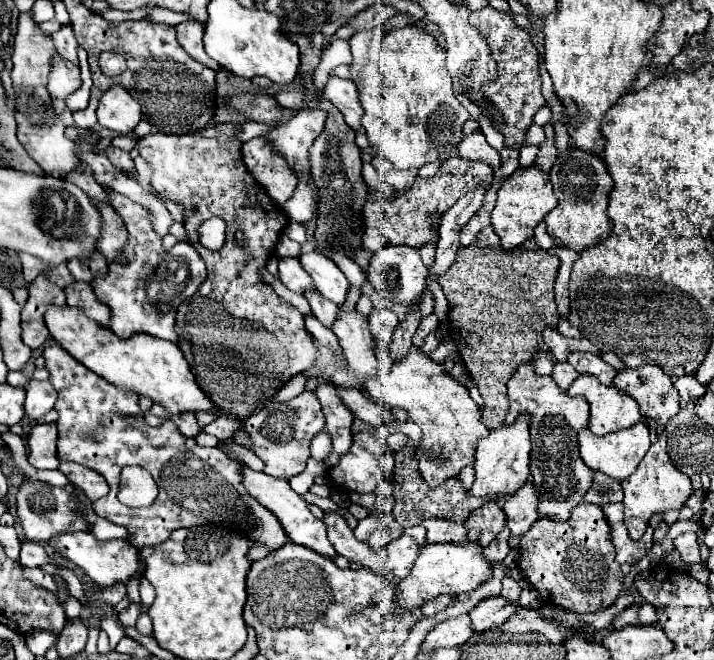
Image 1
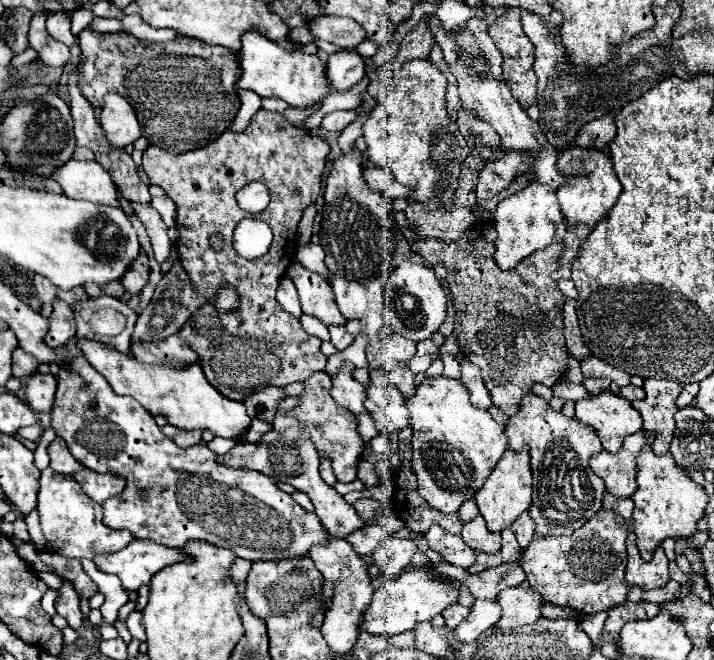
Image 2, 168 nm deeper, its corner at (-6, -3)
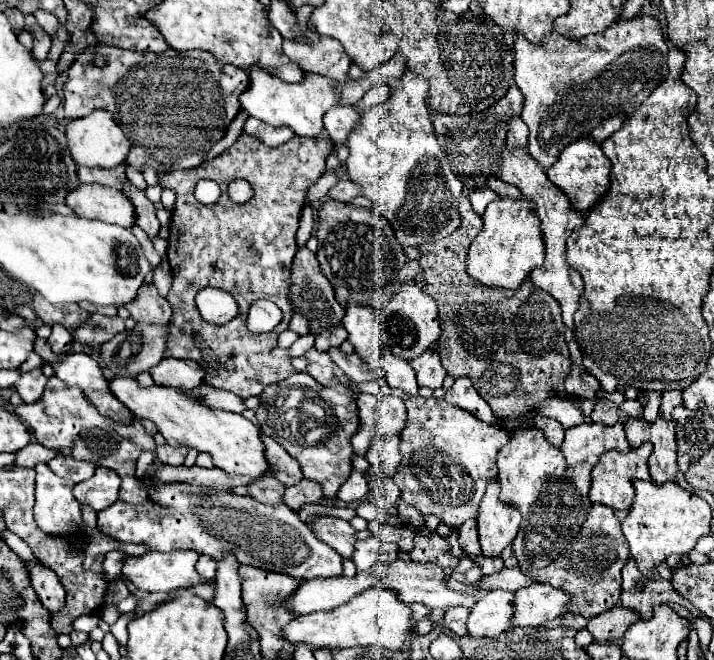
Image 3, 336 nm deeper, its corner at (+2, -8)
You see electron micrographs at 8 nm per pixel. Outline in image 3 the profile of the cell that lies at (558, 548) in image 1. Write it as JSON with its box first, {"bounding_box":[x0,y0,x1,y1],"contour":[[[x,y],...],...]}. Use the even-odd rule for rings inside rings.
{"bounding_box":[524,503,630,619],"contour":[[[596,503],[592,505],[580,535],[574,539],[570,555],[558,557],[544,569],[528,569],[524,573],[538,579],[540,583],[562,583],[560,589],[572,597],[568,609],[586,619],[592,619],[620,603],[620,571],[628,559],[630,549],[626,537],[622,535],[620,521],[610,507]]]}

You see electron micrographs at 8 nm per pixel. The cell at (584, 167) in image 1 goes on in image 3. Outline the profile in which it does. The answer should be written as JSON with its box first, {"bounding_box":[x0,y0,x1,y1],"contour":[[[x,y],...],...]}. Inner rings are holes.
{"bounding_box":[546,137,610,211],"contour":[[[580,137],[562,149],[556,165],[552,165],[546,175],[570,199],[570,205],[576,211],[588,211],[600,201],[602,193],[610,185],[610,159],[602,153],[600,145],[592,141],[592,137]]]}

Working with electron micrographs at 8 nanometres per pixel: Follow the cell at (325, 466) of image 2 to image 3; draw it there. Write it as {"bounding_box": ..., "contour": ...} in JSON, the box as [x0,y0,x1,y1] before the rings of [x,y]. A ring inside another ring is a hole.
{"bounding_box":[282,479,322,513],"contour":[[[302,479],[298,485],[288,487],[282,499],[284,499],[284,503],[286,503],[292,511],[298,513],[306,503],[320,503],[320,499],[322,499],[322,489],[320,489],[320,485],[308,481],[308,479]]]}

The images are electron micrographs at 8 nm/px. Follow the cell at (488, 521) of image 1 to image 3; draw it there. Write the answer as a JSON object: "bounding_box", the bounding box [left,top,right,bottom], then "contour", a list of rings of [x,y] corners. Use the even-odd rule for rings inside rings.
{"bounding_box":[460,519,480,555],"contour":[[[476,519],[464,521],[460,527],[460,547],[470,553],[470,555],[480,555],[480,541],[478,541],[478,529],[476,529]]]}

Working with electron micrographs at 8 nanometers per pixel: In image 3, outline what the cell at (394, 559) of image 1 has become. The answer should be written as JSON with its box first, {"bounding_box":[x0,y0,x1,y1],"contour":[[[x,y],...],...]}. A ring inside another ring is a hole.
{"bounding_box":[352,537,398,571],"contour":[[[368,537],[364,541],[356,541],[352,561],[358,571],[368,571],[370,567],[378,563],[390,563],[398,557],[398,545],[396,543],[386,543],[380,537]]]}

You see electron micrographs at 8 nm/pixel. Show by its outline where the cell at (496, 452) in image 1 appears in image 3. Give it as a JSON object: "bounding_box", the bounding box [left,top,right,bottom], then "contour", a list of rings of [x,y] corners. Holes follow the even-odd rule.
{"bounding_box":[478,481,522,557],"contour":[[[492,481],[480,503],[478,531],[484,557],[498,557],[514,541],[522,523],[520,513],[516,513],[516,509],[508,509],[498,495],[500,487],[496,481]]]}

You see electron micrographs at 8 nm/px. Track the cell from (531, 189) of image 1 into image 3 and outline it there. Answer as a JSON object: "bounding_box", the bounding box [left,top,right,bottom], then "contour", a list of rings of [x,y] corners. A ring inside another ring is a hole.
{"bounding_box":[466,199,544,289],"contour":[[[496,199],[482,215],[484,227],[468,247],[466,273],[488,287],[518,289],[528,273],[544,261],[544,239],[540,237],[538,217],[528,199]]]}

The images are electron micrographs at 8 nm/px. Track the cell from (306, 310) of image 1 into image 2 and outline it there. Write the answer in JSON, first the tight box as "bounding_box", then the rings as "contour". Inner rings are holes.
{"bounding_box":[300,313,330,341],"contour":[[[303,313],[300,322],[308,334],[320,338],[321,341],[330,341],[328,328],[317,318]]]}

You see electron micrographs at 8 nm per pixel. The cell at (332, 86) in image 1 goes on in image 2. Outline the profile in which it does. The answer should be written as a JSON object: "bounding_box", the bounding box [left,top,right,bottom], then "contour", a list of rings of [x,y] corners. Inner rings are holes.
{"bounding_box":[326,52,364,92],"contour":[[[340,52],[328,58],[326,78],[332,92],[348,92],[364,78],[364,62],[356,52]]]}

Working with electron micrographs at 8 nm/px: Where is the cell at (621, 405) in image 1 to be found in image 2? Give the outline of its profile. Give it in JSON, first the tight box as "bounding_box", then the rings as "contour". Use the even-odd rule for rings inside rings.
{"bounding_box":[576,390,642,452],"contour":[[[610,390],[578,400],[576,418],[596,428],[600,442],[608,452],[618,452],[624,438],[642,428],[640,412]]]}

